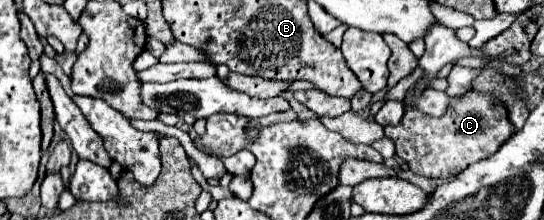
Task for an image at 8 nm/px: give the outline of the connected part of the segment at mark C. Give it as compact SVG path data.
M471 93L471 97L463 97L463 101L451 99L451 113L447 113L447 117L435 119L421 111L407 109L399 125L385 127L385 135L393 139L397 157L409 163L413 173L451 179L471 163L491 157L513 135L513 125L507 119L505 107L495 97Z

